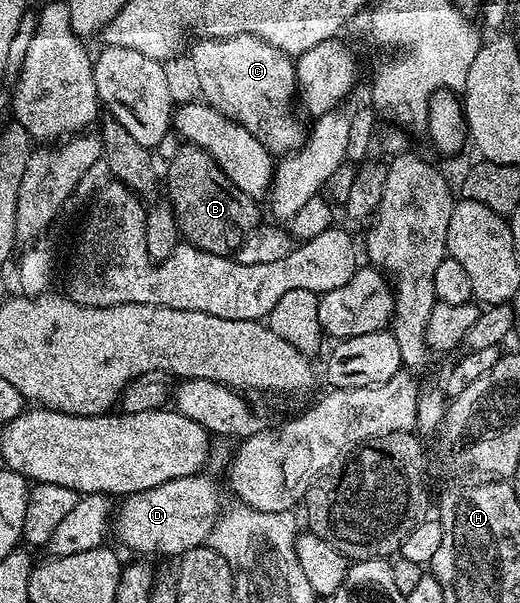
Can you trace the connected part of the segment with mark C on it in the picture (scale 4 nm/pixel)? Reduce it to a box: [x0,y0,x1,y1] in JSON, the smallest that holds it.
[193,35,297,155]

